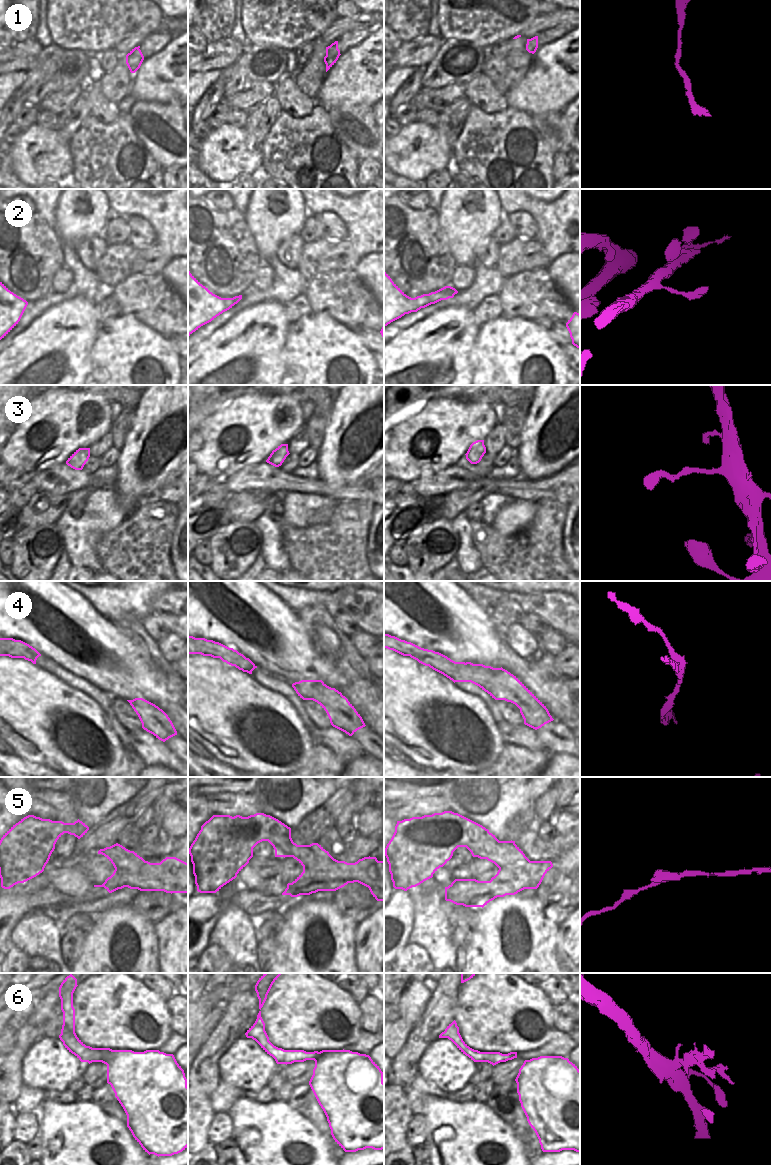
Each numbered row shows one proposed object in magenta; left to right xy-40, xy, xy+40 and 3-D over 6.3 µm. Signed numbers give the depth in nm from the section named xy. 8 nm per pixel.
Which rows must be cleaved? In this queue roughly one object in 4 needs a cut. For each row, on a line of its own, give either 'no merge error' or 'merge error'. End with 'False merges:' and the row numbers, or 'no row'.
1: no merge error
2: no merge error
3: no merge error
4: merge error
5: merge error
6: merge error
False merges: 4, 5, 6

